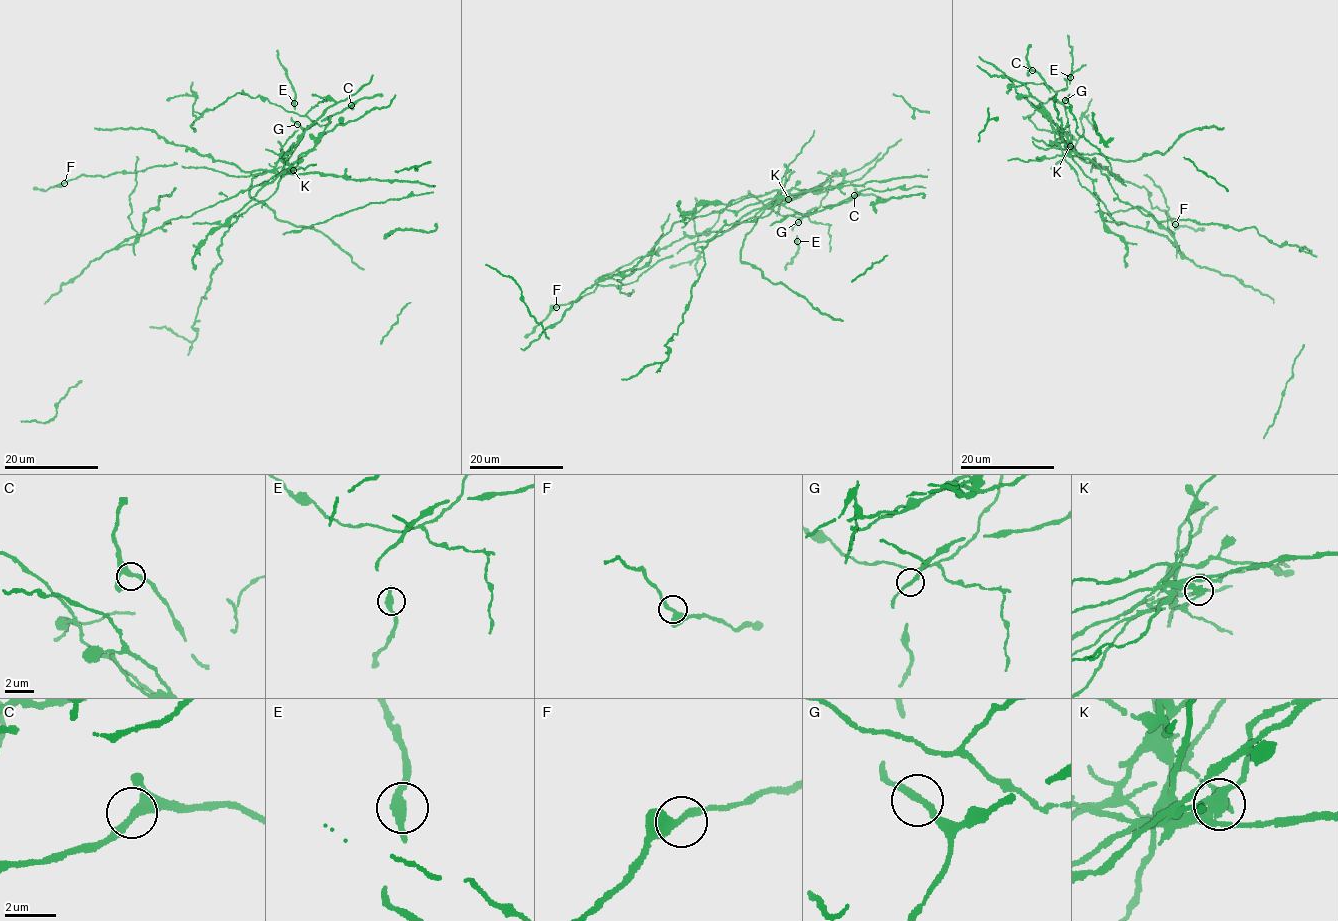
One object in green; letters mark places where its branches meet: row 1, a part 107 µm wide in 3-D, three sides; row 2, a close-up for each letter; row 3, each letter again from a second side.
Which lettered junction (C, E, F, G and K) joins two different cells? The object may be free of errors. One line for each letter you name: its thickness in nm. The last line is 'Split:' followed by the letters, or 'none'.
K: 300 nm
Split: K

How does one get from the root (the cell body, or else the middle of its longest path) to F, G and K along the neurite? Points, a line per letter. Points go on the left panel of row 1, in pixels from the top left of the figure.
F: (219, 201), (277, 174), (268, 171), (230, 176), (177, 163), (103, 176), (79, 175), (64, 183)
G: (219, 201), (280, 173), (303, 135), (302, 127), (297, 124)
K: (219, 201), (293, 171)

